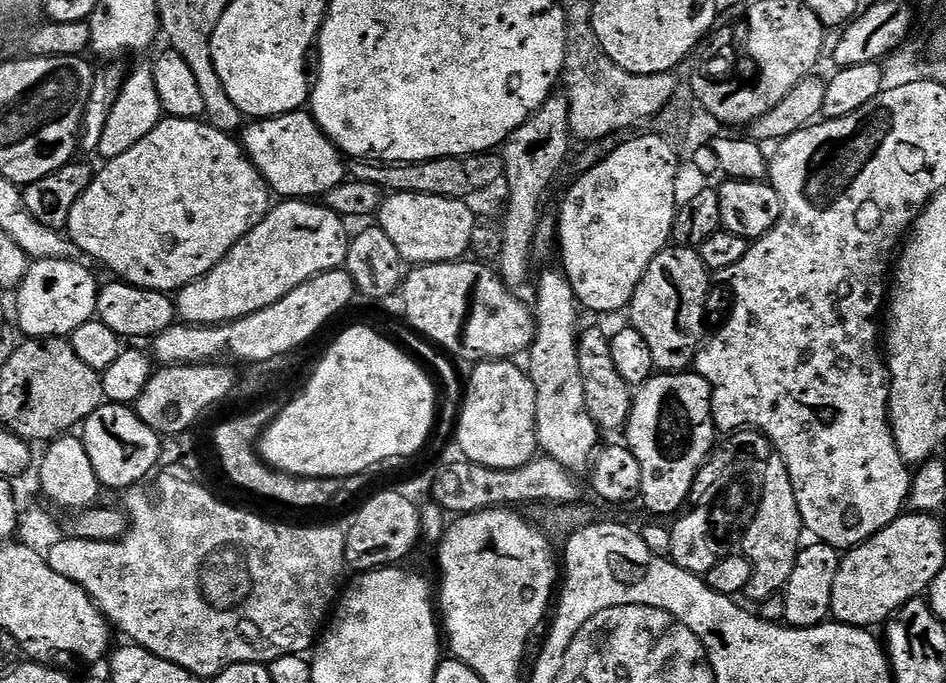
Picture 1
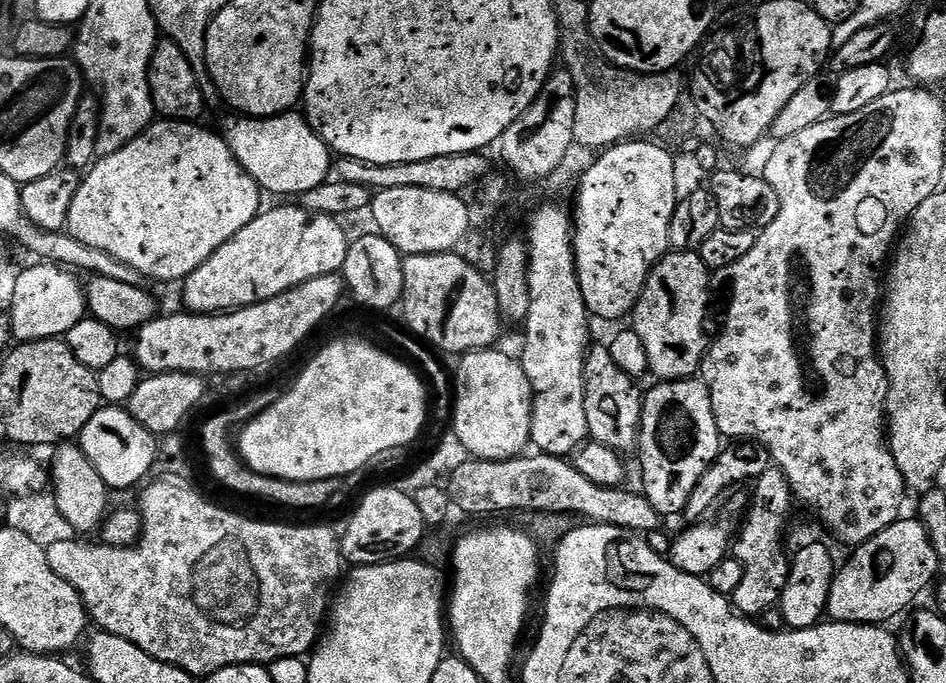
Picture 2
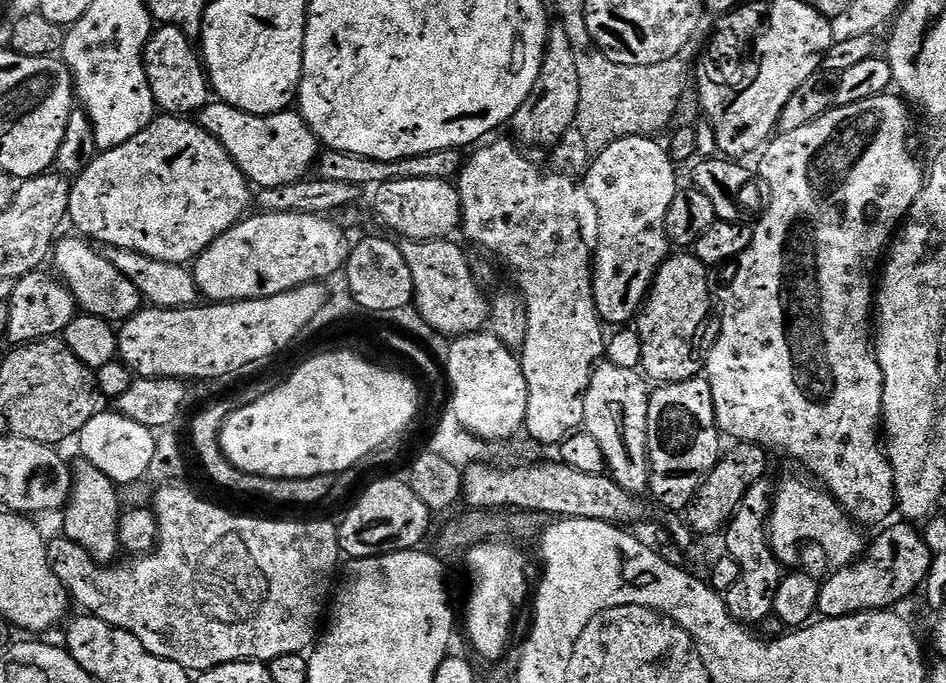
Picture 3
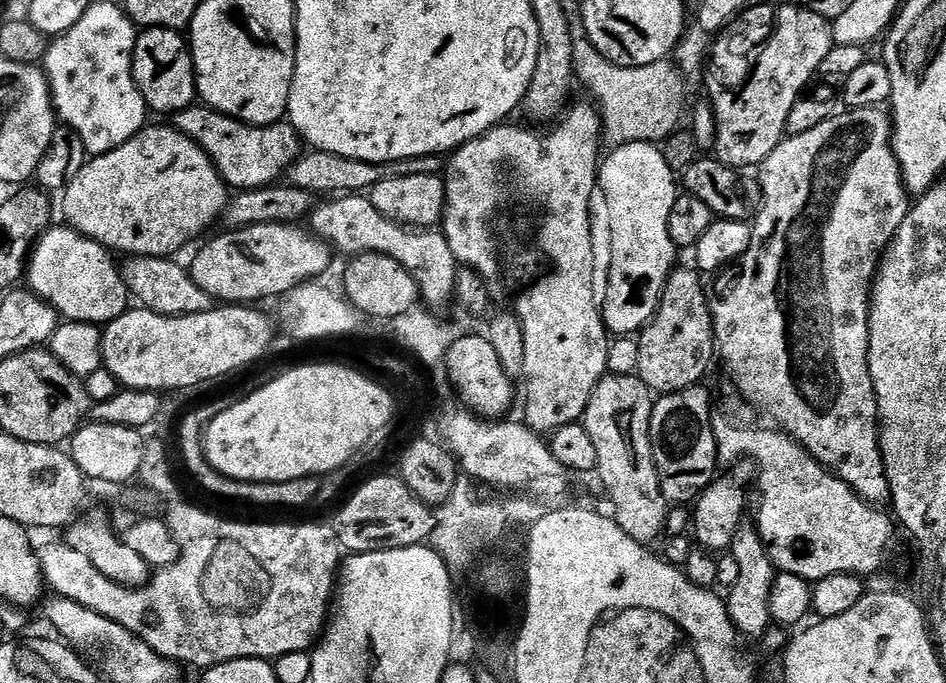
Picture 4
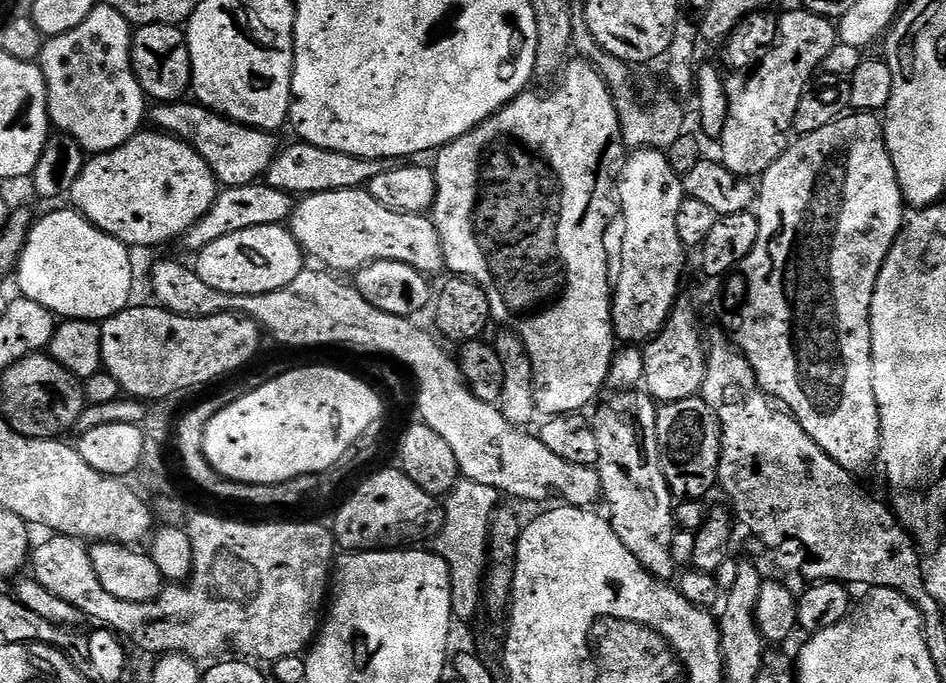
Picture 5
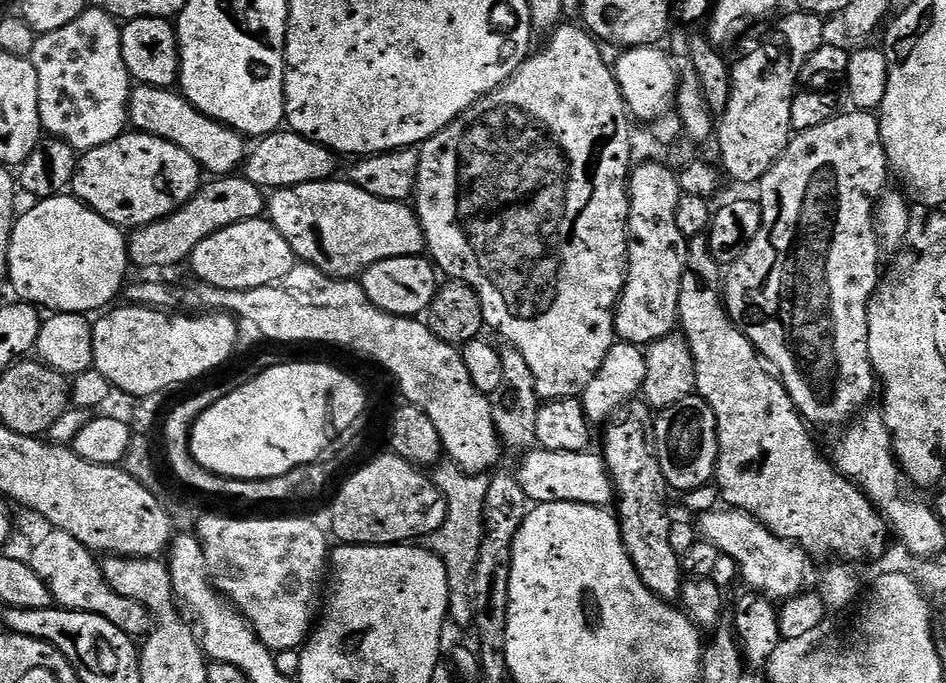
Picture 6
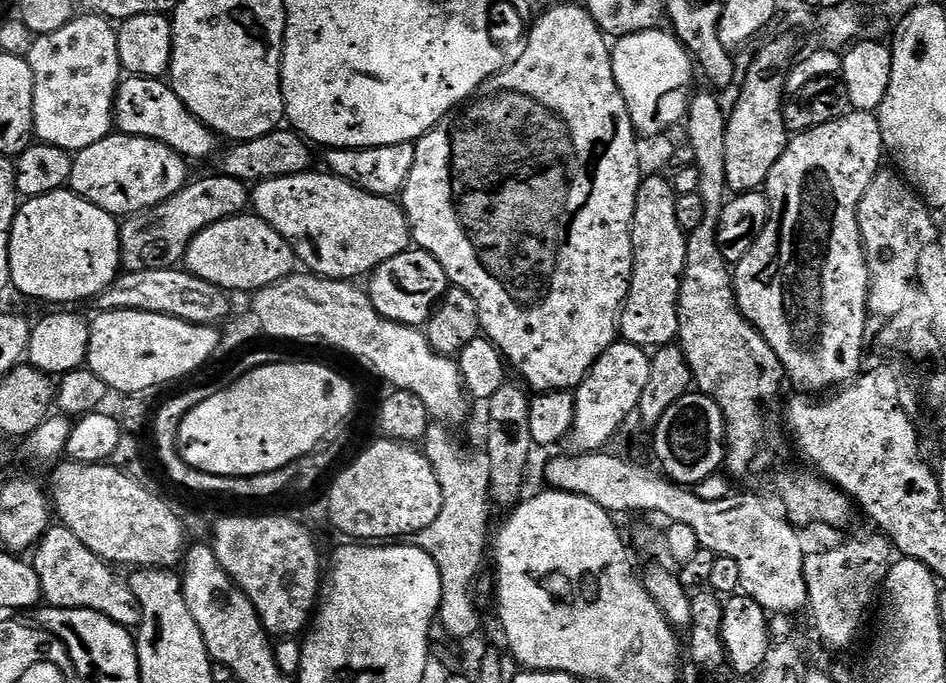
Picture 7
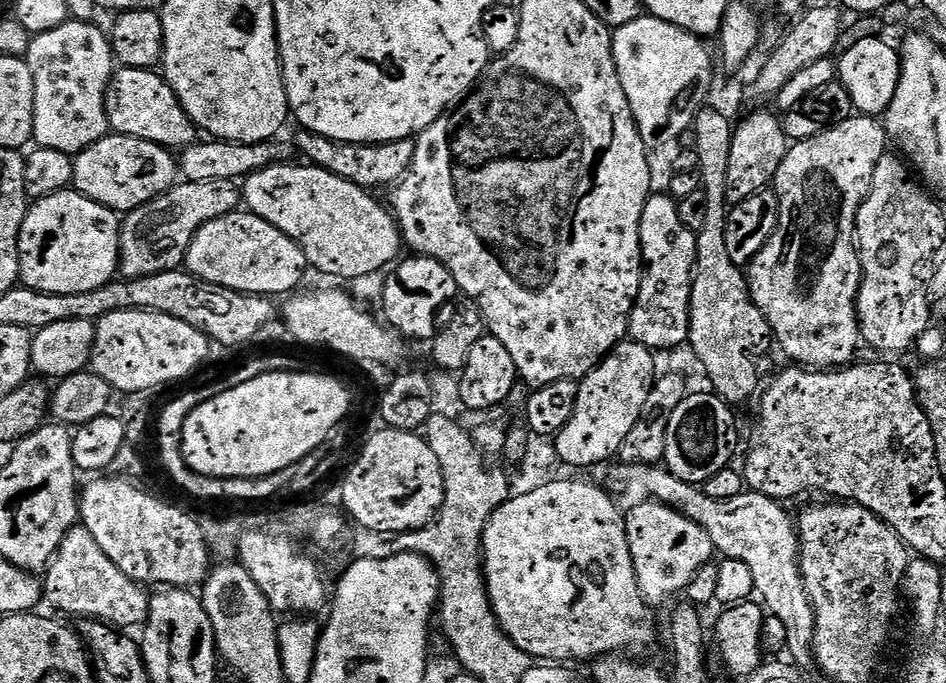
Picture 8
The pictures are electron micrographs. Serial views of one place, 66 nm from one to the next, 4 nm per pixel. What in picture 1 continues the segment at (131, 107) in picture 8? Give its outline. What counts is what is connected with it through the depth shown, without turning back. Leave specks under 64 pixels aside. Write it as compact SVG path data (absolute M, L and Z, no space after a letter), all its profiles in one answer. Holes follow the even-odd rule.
M301 110L256 118L243 129L242 147L252 165L262 174L269 189L280 198L323 198L346 179L346 160L332 139L318 126L311 111Z

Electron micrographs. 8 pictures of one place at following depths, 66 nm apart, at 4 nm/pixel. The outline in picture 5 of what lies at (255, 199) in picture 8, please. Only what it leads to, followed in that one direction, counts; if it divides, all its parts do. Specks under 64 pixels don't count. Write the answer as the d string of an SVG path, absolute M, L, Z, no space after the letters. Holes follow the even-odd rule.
M364 188L315 192L297 199L290 217L290 231L292 237L309 257L317 256L325 264L321 264L325 269L336 274L344 274L340 272L348 268L348 240L356 240L356 252L364 262L393 260L394 262L406 262L406 266L414 266L419 272L425 274L445 271L442 242L438 238L438 230L431 218L418 212L390 210L382 206L382 202L374 202L372 195Z

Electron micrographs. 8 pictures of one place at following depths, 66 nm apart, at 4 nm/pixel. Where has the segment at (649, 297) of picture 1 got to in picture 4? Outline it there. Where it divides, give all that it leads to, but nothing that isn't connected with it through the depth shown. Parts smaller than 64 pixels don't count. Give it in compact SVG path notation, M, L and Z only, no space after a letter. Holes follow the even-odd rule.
M695 267L673 268L652 321L639 333L638 366L636 372L653 393L684 392L695 388L708 372L714 360L714 333L712 331L713 305L708 304L701 273Z

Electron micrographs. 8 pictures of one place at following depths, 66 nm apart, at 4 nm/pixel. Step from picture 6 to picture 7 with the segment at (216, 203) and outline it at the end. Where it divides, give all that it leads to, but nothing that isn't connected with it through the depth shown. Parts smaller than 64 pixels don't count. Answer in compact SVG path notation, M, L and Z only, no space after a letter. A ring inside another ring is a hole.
M223 174L215 175L204 176L201 180L193 179L178 194L174 194L166 202L152 208L152 214L156 216L154 222L156 222L158 236L162 236L166 240L166 244L170 246L170 248L166 248L168 254L162 254L164 256L163 268L177 267L187 257L190 242L202 230L223 220L243 216L249 211L249 185L238 178L230 178Z

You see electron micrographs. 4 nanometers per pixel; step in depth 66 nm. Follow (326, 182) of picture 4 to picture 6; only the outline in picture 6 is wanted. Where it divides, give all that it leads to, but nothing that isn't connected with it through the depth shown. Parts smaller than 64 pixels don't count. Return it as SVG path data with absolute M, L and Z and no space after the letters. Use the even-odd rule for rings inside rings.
M277 130L268 136L261 136L251 145L250 153L242 165L242 174L254 186L265 190L289 188L306 182L331 180L337 175L337 153L326 146L307 140L305 136L291 130Z

